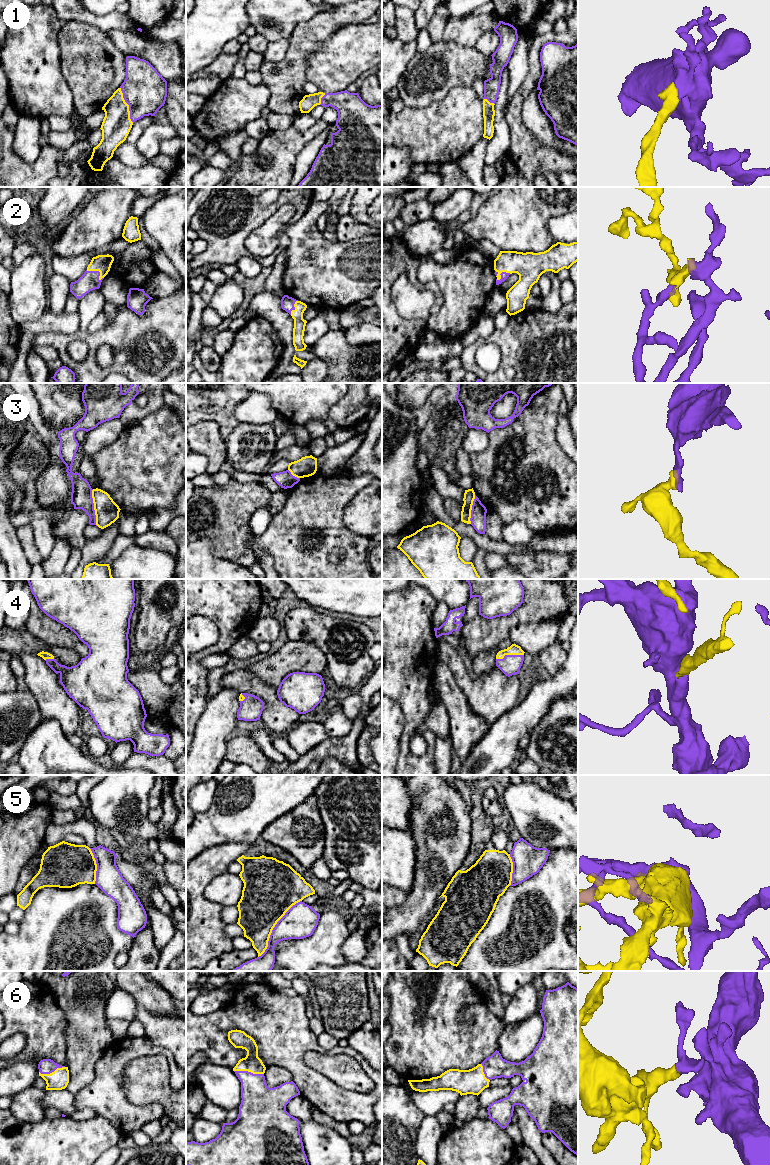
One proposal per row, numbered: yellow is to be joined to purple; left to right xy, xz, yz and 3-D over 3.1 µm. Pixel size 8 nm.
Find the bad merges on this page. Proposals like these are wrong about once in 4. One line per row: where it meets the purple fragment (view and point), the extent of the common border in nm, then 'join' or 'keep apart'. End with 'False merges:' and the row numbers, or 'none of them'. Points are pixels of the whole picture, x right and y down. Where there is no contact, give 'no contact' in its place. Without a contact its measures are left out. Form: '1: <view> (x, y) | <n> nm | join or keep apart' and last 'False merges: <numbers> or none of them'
1: xy (128, 104) | 300 nm | join
2: yz (503, 272) | 130 nm | join
3: xy (93, 507) | 300 nm | keep apart
4: yz (509, 655) | 220 nm | join
5: xz (274, 927) | 600 nm | join
6: xz (249, 1072) | 240 nm | join
False merges: 3

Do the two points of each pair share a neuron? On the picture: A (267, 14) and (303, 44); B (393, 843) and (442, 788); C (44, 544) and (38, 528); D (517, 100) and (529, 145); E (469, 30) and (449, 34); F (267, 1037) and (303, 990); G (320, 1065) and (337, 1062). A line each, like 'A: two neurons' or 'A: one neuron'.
A: two neurons
B: two neurons
C: one neuron
D: one neuron
E: one neuron
F: two neurons
G: one neuron

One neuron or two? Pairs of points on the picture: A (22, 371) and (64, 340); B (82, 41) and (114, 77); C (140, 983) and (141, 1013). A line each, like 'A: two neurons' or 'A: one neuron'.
A: two neurons
B: one neuron
C: two neurons

